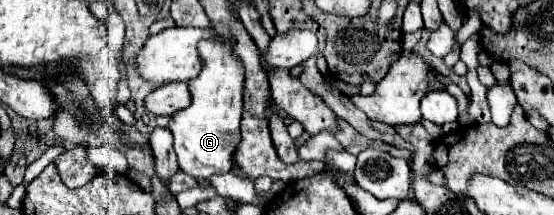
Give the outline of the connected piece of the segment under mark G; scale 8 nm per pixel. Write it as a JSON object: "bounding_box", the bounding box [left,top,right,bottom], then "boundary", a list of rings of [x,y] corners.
{"bounding_box":[167,36,243,178],"boundary":[[[213,36],[197,44],[203,62],[201,72],[189,84],[191,106],[171,116],[167,128],[175,138],[179,168],[193,178],[209,178],[213,174],[231,172],[231,154],[235,152],[241,134],[239,122],[243,112],[243,64],[233,54],[233,42]]]}

